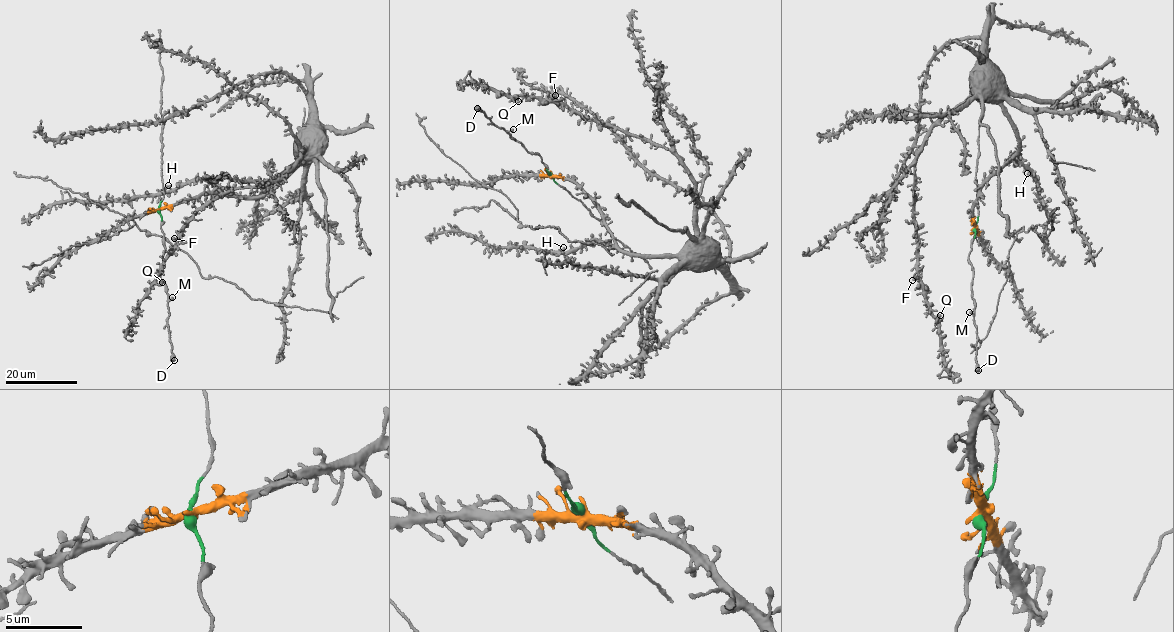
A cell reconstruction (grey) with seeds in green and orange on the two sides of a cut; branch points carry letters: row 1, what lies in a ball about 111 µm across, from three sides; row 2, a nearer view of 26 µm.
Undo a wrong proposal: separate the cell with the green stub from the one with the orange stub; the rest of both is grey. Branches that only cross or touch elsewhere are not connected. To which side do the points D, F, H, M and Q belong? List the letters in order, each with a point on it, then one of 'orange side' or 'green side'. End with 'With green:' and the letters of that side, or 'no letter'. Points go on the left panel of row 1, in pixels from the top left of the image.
D: place (174, 360); green side
F: place (174, 238); orange side
H: place (168, 185); orange side
M: place (172, 297); green side
Q: place (162, 282); orange side
With green: D, M

